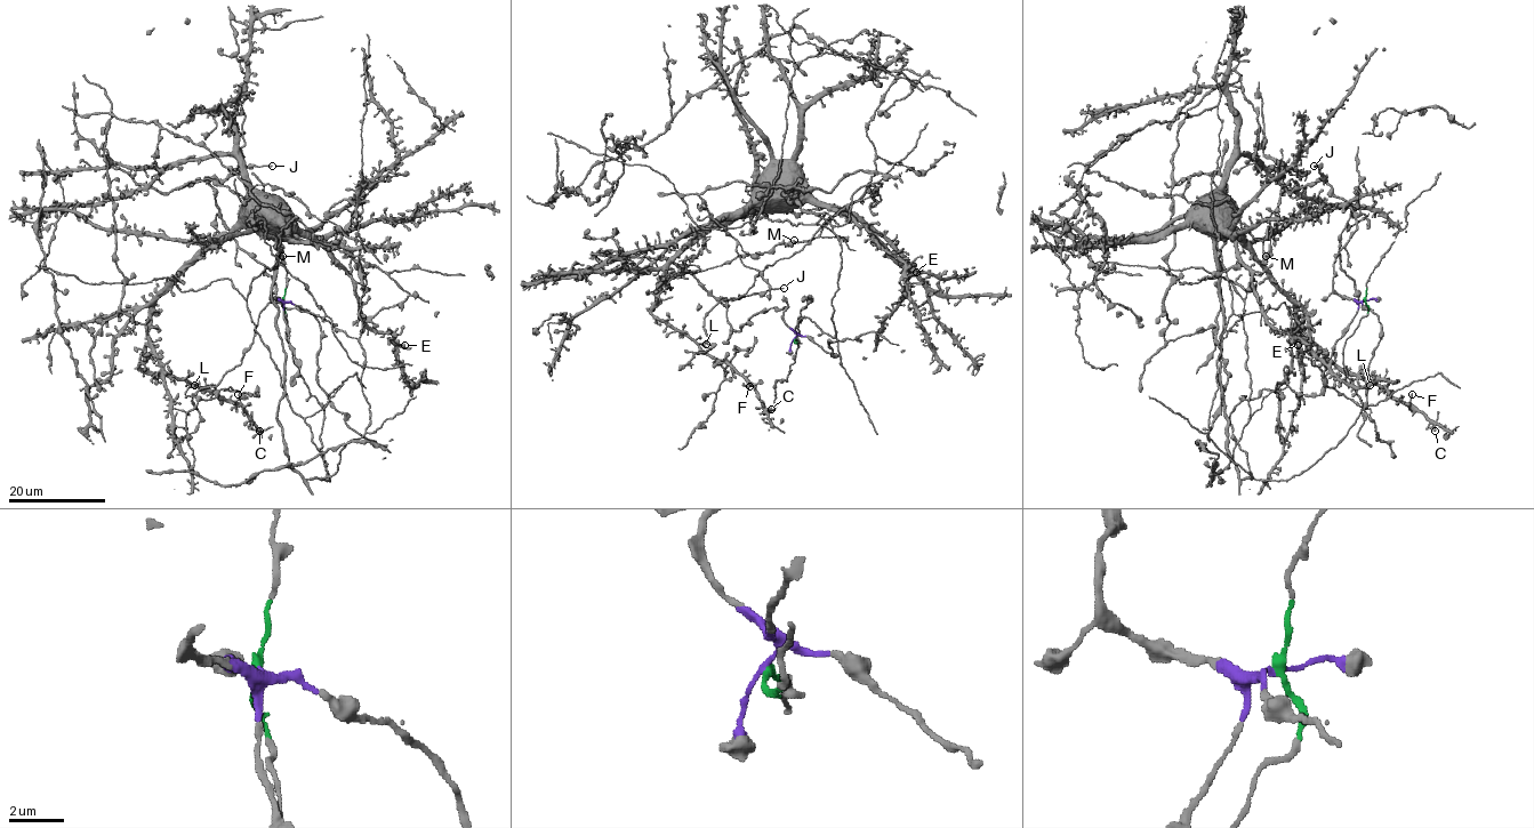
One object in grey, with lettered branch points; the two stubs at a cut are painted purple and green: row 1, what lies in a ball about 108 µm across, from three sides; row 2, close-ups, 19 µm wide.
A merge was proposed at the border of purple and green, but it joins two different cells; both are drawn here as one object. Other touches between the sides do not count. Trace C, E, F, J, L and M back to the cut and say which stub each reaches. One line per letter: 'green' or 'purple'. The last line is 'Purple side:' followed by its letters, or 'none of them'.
C: green
E: green
F: green
J: purple
L: green
M: purple
Purple side: J, M

